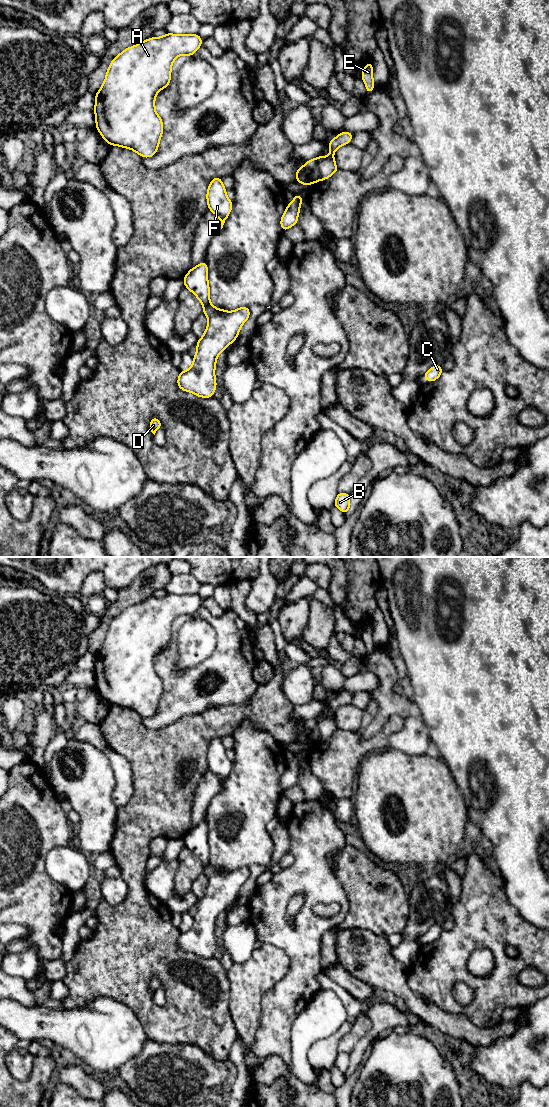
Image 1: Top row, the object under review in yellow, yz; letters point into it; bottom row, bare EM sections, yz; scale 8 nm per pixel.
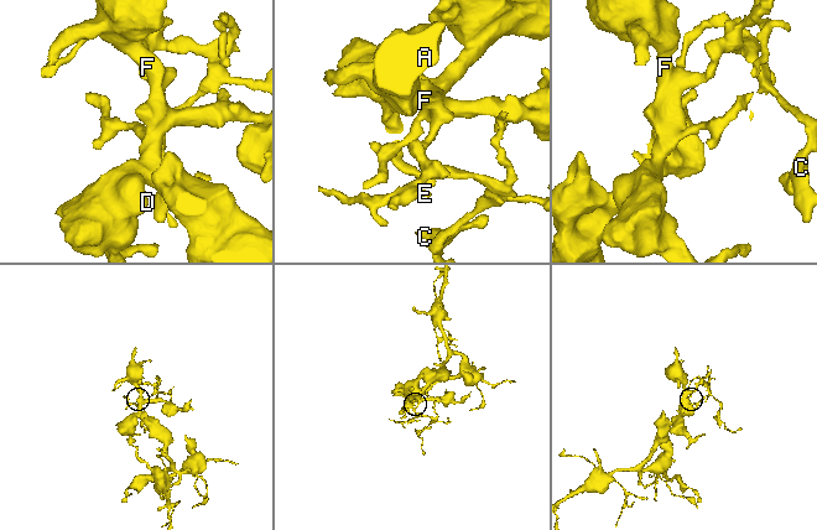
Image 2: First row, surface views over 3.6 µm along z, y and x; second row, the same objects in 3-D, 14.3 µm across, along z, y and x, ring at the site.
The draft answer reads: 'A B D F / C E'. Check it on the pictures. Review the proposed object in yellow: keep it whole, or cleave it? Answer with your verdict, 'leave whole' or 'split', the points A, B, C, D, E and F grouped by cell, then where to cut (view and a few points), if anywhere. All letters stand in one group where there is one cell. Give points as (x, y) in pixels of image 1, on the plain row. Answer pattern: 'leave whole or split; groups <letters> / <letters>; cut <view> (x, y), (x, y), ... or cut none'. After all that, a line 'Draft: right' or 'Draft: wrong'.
split; groups A B D F / C E; cut yz (315, 719), (315, 728), (311, 742)
Draft: right

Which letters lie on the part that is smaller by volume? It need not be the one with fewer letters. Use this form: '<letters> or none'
C, E

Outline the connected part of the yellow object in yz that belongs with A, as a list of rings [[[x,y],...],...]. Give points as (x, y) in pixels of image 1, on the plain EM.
[[[166,593],[163,597],[151,597],[137,605],[124,609],[110,623],[105,640],[95,654],[95,687],[110,705],[117,705],[136,712],[141,717],[153,717],[159,707],[163,693],[163,681],[155,671],[155,657],[158,652],[168,647],[174,620],[180,615],[193,616],[202,605],[203,600],[198,594],[177,595]]]

